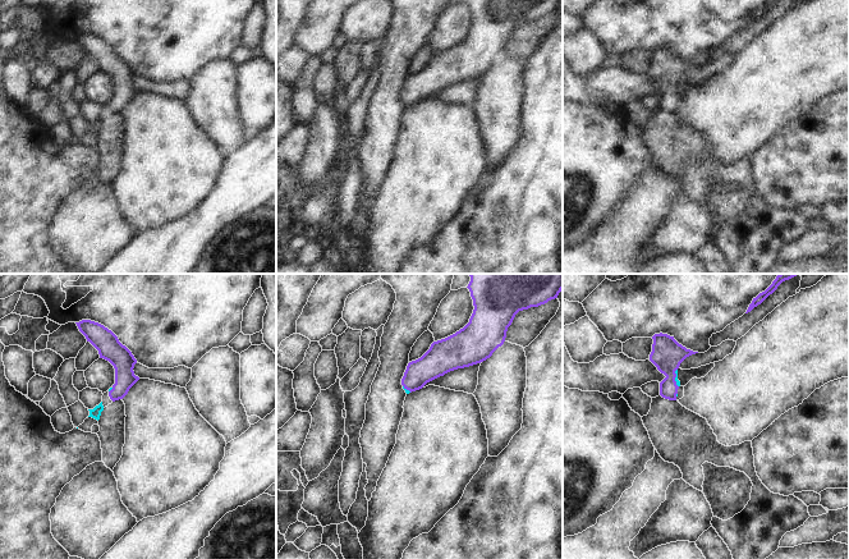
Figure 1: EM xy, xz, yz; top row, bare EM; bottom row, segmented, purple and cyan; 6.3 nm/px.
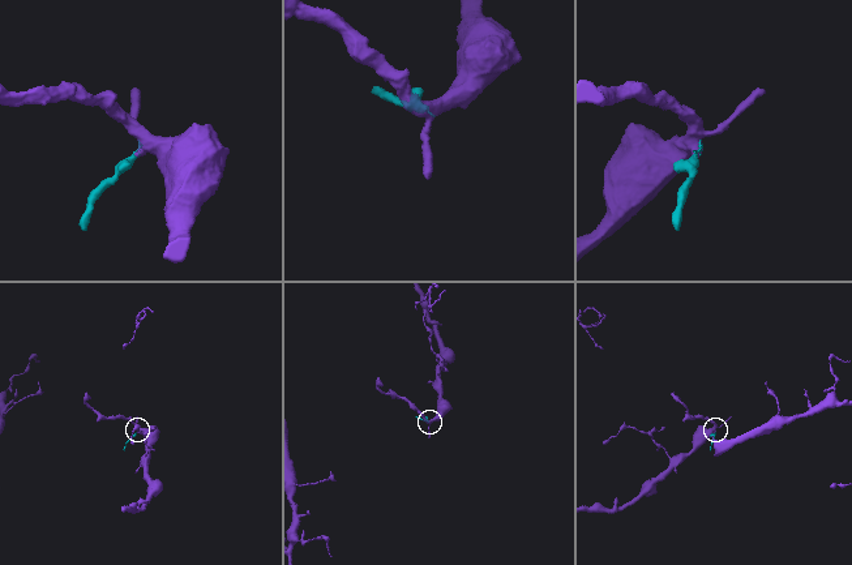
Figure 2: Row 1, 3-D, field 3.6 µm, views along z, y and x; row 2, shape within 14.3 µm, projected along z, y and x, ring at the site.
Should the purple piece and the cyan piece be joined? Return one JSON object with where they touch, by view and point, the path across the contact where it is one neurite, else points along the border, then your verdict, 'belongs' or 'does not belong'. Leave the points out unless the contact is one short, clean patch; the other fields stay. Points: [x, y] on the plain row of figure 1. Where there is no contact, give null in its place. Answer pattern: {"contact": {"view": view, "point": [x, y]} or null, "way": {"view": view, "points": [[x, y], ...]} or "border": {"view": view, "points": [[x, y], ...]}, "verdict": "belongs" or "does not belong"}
{"contact": {"view": "yz", "point": [675, 90]}, "way": {"view": "yz", "points": [[666, 68], [669, 82], [675, 90], [678, 96]]}, "verdict": "belongs"}

